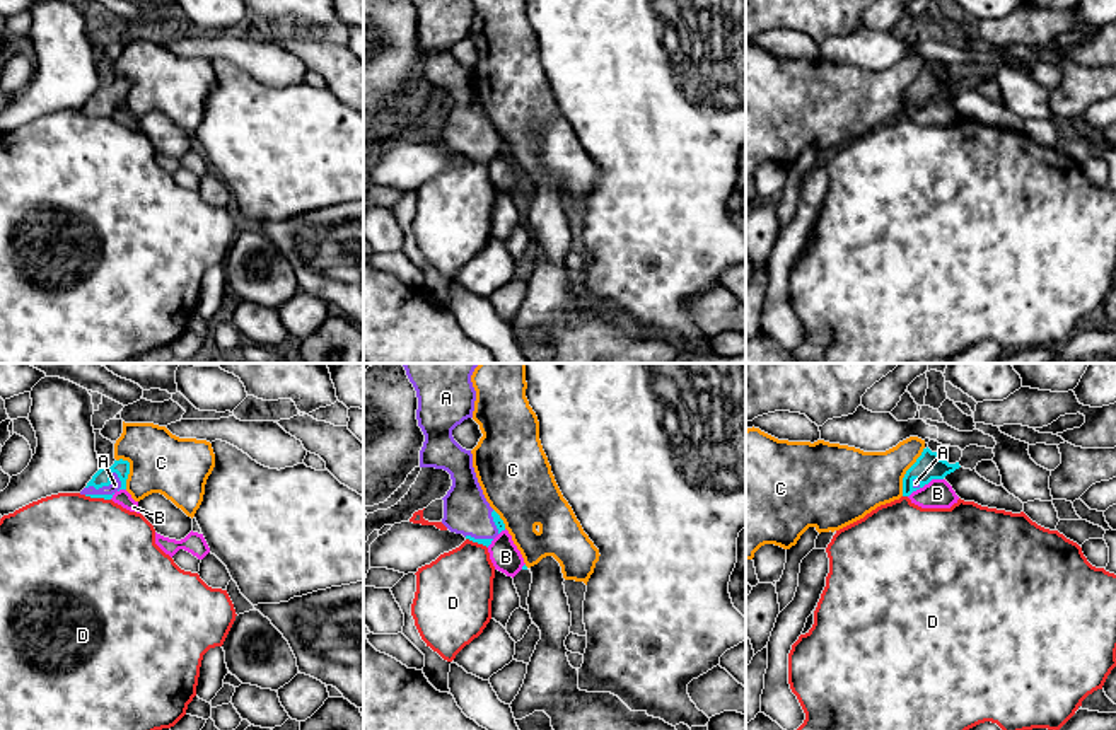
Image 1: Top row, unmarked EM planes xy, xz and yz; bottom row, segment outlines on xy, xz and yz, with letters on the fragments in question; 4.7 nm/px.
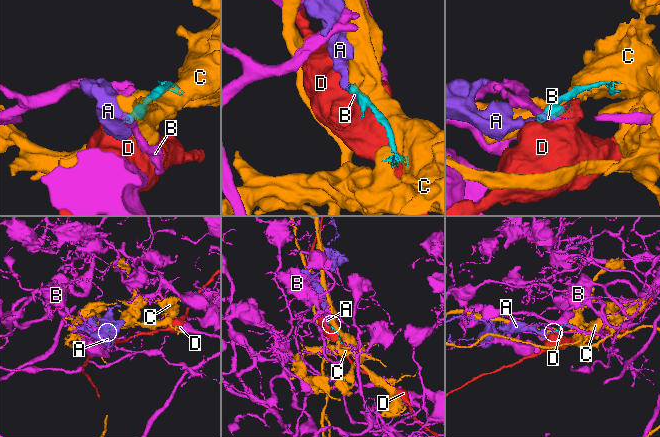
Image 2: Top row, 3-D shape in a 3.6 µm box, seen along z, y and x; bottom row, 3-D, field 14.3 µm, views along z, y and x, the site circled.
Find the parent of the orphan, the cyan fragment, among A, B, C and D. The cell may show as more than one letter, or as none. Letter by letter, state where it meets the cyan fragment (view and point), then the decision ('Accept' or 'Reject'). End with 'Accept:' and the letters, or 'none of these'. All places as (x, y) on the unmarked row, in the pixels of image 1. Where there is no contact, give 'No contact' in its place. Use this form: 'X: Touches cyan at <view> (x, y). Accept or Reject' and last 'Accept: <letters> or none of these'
A: Touches cyan at xy (106, 103). Accept
B: Touches cyan at yz (925, 101). Reject
C: Touches cyan at yz (906, 89). Reject
D: Touches cyan at xy (98, 115). Reject
Accept: A

